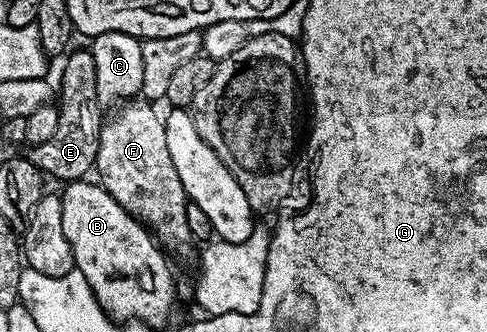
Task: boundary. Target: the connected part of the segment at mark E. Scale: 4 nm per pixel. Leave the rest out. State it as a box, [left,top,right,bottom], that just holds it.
[23,49,103,184]

